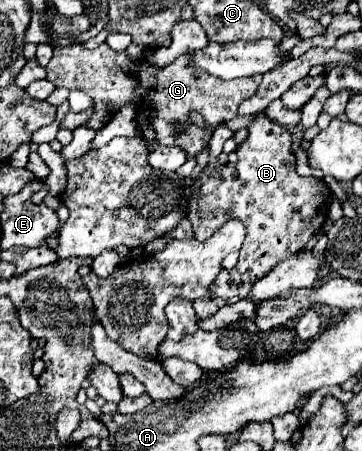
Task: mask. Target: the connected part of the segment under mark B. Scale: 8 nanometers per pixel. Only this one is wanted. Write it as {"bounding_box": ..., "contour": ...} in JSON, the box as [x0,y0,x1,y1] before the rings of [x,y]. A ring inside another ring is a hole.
{"bounding_box":[187,116,331,318],"contour":[[[257,116],[247,126],[247,132],[249,132],[247,140],[237,146],[239,160],[235,164],[221,166],[219,168],[221,170],[221,178],[217,178],[217,180],[209,178],[207,174],[201,174],[201,178],[195,184],[195,188],[199,188],[199,194],[195,190],[193,196],[191,196],[191,212],[188,213],[187,217],[191,220],[192,230],[195,234],[195,239],[198,241],[204,242],[219,229],[221,224],[225,224],[227,220],[233,220],[233,218],[241,220],[245,224],[245,228],[247,228],[245,244],[241,246],[237,266],[233,270],[229,270],[229,272],[223,270],[217,276],[217,280],[209,286],[207,294],[193,302],[195,314],[199,318],[213,316],[219,308],[243,300],[247,296],[247,292],[251,290],[251,284],[255,284],[255,280],[261,280],[263,276],[267,276],[267,272],[271,272],[287,256],[291,256],[297,250],[301,250],[307,244],[307,240],[313,234],[317,234],[319,228],[327,220],[325,210],[329,208],[331,192],[329,192],[329,188],[327,188],[327,184],[323,180],[319,180],[319,178],[301,178],[295,172],[295,156],[291,152],[291,134],[283,126],[273,124],[267,116]]]}

